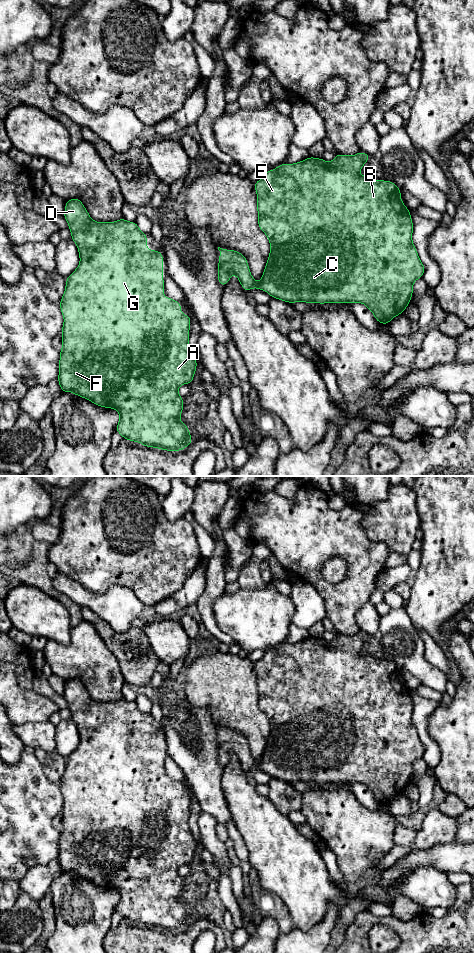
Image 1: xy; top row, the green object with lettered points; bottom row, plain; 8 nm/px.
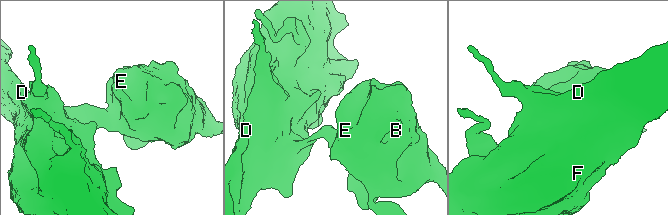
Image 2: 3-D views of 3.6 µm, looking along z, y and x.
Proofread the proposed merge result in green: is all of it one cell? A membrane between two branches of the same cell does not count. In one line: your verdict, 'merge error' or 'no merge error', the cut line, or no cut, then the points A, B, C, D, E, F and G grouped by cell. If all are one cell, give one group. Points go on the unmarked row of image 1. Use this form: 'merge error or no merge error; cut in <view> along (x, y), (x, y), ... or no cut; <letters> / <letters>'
no merge error; no cut; A B C D E F G

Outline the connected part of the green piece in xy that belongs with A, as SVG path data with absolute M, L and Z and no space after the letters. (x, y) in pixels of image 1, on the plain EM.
M72 678L66 681L63 697L68 702L71 718L77 725L80 742L75 751L66 758L64 774L59 784L64 798L61 809L62 828L60 830L59 854L57 858L61 872L72 872L99 887L117 890L120 900L116 906L116 911L123 919L140 922L145 927L170 932L183 930L194 919L190 916L188 906L180 901L184 881L178 874L178 869L183 864L192 863L198 842L194 838L188 823L191 797L181 793L181 782L175 781L170 777L164 777L163 734L157 730L147 729L147 714L140 710L136 701L129 702L121 698L114 702L96 702L90 697L79 678Z

